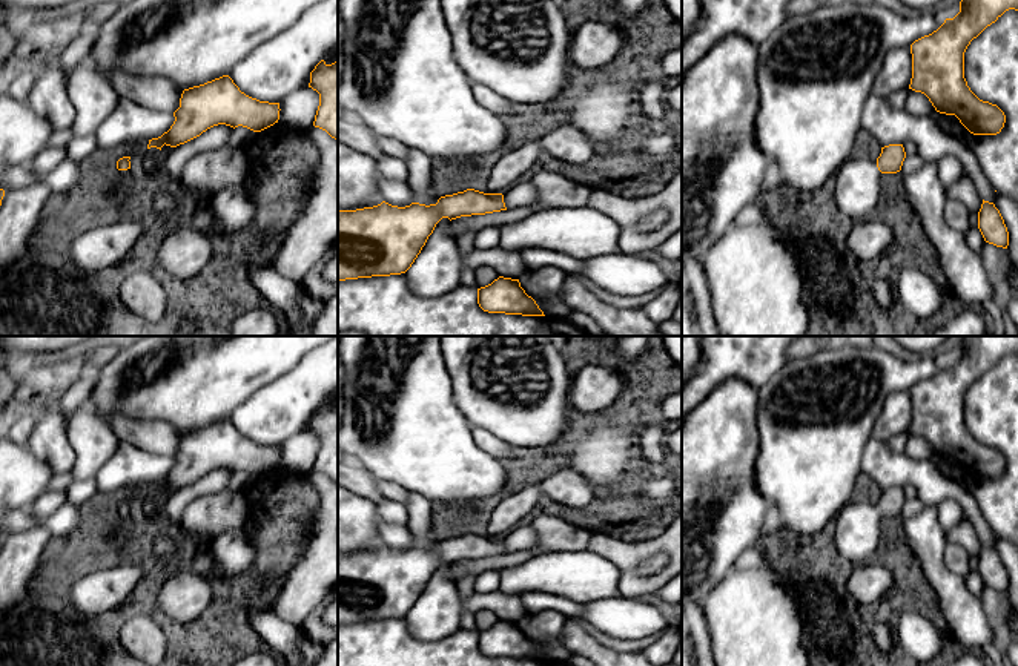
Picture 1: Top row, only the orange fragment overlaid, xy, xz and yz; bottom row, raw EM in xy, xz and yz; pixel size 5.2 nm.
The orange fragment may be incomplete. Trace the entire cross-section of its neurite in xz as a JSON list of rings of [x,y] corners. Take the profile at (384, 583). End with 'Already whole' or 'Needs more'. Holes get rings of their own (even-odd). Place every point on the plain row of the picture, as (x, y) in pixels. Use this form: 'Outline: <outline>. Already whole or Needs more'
Outline: [[[467,532],[436,548],[405,551],[382,545],[373,551],[338,554],[338,626],[405,617],[442,562],[507,554],[502,537]]]. Already whole

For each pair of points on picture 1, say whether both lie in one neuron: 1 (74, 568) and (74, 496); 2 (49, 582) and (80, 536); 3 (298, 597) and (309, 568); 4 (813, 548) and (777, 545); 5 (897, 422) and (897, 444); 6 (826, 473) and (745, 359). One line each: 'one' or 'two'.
1: two
2: one
3: one
4: one
5: two
6: two

